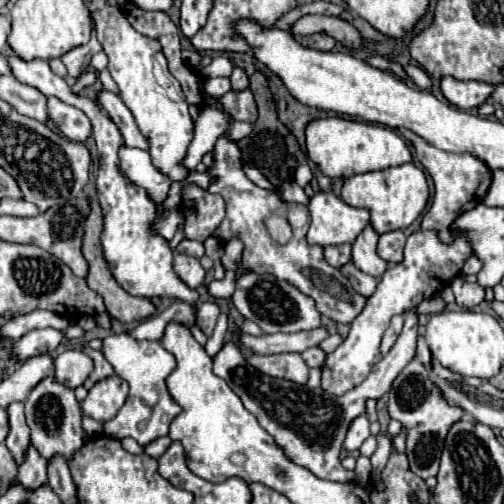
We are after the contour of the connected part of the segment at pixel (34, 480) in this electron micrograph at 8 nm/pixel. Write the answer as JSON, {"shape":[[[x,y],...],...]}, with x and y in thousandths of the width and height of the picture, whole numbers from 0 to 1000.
{"shape":[[[69,887],[54,891],[54,907],[38,927],[34,954],[50,970],[77,970],[77,962],[93,962],[93,915],[69,895]]]}

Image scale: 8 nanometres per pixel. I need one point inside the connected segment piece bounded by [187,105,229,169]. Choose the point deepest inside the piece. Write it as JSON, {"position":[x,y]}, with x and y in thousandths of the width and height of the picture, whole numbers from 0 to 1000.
{"position":[419,246]}

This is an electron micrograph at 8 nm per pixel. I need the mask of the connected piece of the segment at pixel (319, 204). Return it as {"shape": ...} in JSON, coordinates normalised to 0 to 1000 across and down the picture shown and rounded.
{"shape":[[[633,379],[613,395],[617,450],[613,450],[613,486],[677,486],[700,482],[704,470],[732,442],[732,419],[688,407],[681,395],[661,383]]]}

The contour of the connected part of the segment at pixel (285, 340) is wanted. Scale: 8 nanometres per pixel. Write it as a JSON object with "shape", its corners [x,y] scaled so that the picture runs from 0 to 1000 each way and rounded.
{"shape":[[[645,649],[621,653],[621,657],[593,657],[593,661],[542,661],[542,665],[490,665],[490,661],[474,661],[474,685],[498,692],[502,700],[514,704],[546,704],[546,700],[601,700],[613,688],[633,685],[653,661],[645,657]]]}

